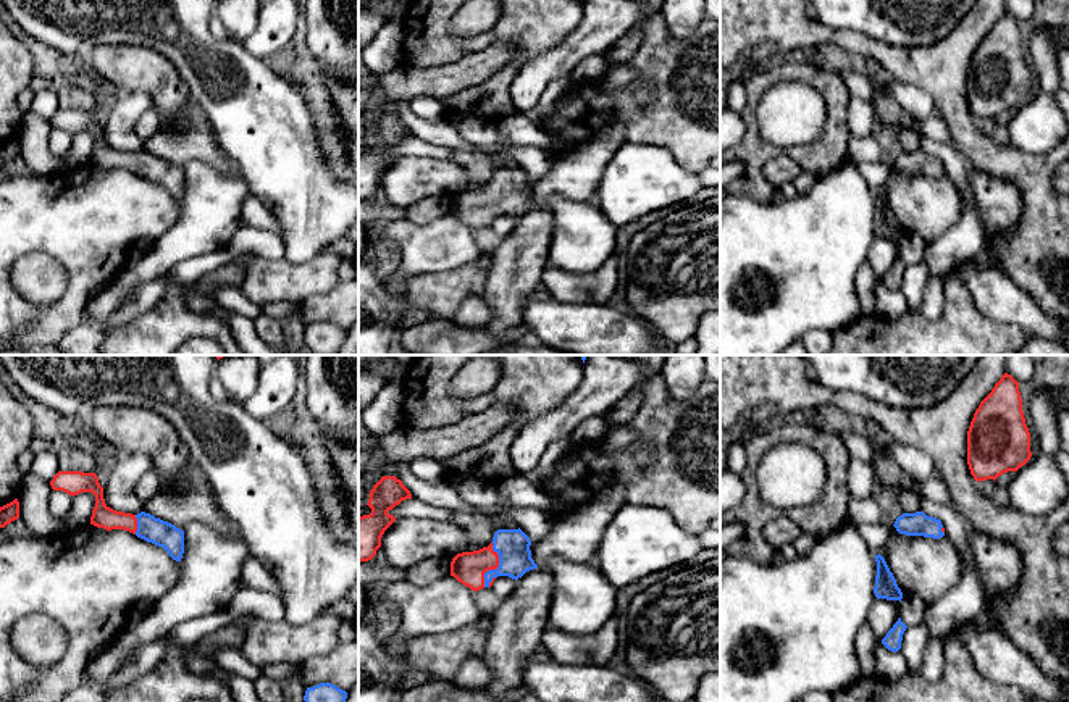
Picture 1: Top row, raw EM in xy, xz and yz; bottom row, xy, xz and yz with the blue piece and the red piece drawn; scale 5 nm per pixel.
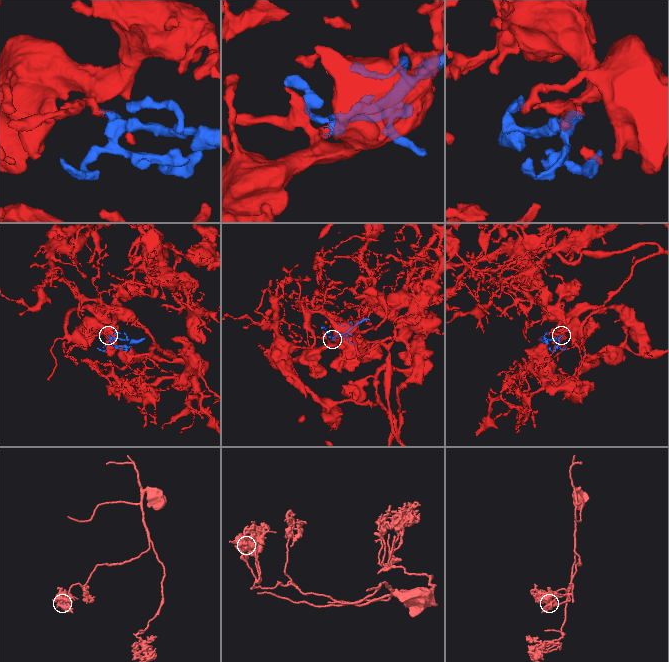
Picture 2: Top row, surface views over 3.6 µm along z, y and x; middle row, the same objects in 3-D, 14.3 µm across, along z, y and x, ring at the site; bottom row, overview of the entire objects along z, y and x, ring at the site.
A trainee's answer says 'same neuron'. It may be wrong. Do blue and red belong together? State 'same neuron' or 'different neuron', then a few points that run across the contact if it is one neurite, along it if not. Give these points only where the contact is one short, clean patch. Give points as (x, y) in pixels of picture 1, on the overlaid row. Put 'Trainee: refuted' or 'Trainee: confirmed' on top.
Trainee: confirmed
same neuron; line xz (512, 546), (498, 567), (469, 568)

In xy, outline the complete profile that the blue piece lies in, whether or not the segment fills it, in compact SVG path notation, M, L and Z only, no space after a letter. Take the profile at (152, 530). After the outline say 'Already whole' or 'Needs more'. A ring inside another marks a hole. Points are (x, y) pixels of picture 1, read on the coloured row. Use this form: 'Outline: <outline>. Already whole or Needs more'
Outline: M58 471L50 481L50 486L53 491L63 491L73 497L81 492L92 492L95 495L95 507L90 524L107 531L129 531L147 542L163 547L173 560L181 562L184 554L184 531L145 512L132 515L110 508L105 504L103 487L95 473Z. Needs more

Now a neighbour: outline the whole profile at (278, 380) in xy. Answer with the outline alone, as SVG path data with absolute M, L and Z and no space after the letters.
M279 355L273 361L262 365L258 386L254 395L244 402L245 412L263 421L279 415L292 400L297 381L297 361L287 355Z

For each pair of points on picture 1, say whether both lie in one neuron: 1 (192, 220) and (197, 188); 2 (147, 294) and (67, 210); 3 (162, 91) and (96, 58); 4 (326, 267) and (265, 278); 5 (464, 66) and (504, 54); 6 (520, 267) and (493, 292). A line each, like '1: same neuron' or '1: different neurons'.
1: same neuron
2: different neurons
3: same neuron
4: same neuron
5: same neuron
6: same neuron

